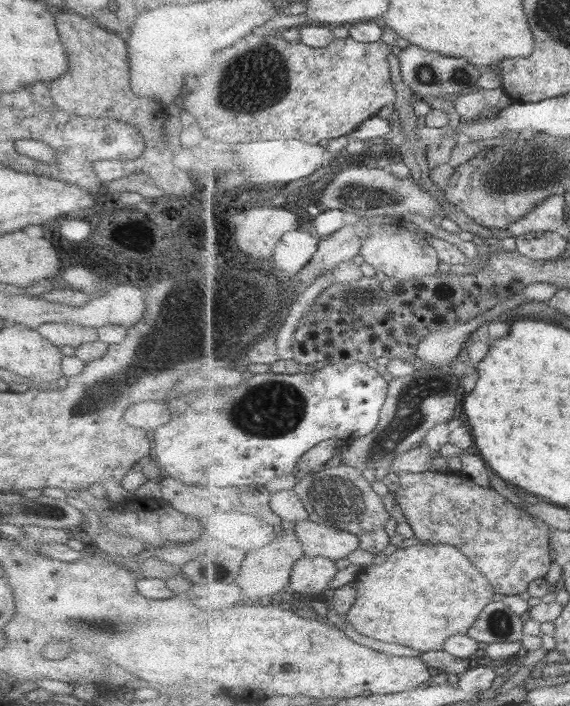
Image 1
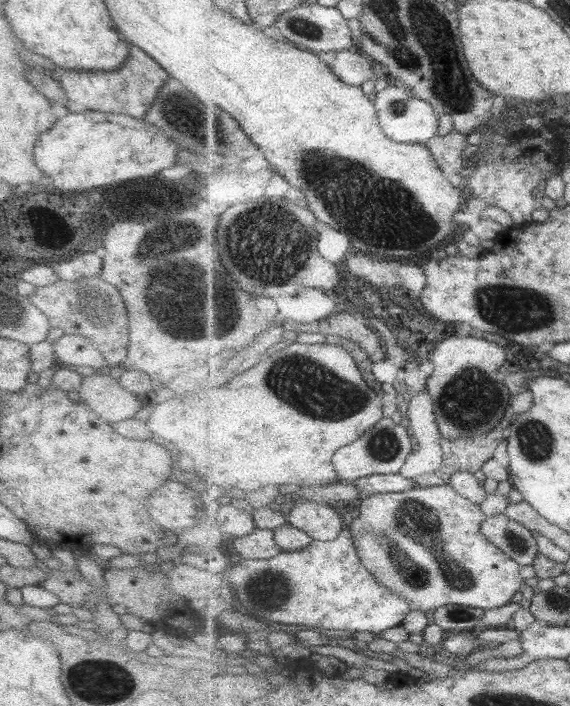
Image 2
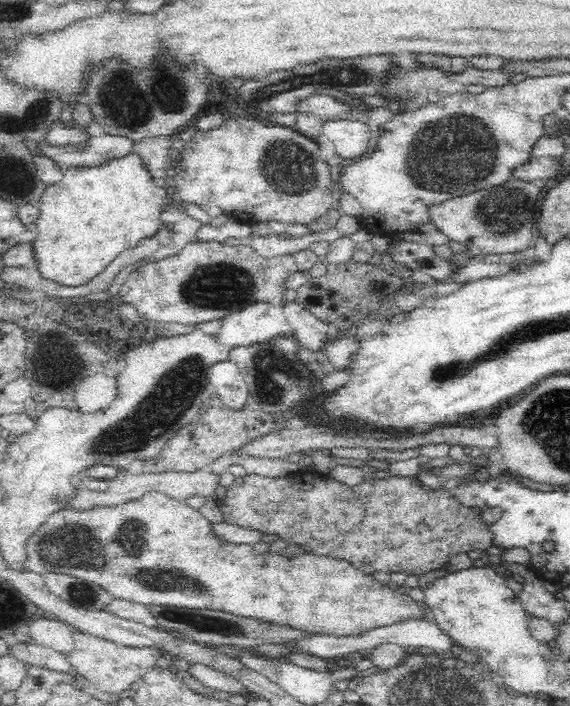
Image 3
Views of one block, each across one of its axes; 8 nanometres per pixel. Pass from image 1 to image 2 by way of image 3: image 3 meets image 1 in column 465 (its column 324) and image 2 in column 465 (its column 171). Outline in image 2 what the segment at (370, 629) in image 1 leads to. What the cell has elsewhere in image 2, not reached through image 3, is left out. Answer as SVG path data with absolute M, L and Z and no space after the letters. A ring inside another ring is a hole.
M443 485L362 499L360 514L349 527L364 566L393 594L407 599L411 610L424 613L445 605L461 605L490 611L511 603L523 586L523 576L520 564L481 533L487 518L480 505L456 492L453 486Z

